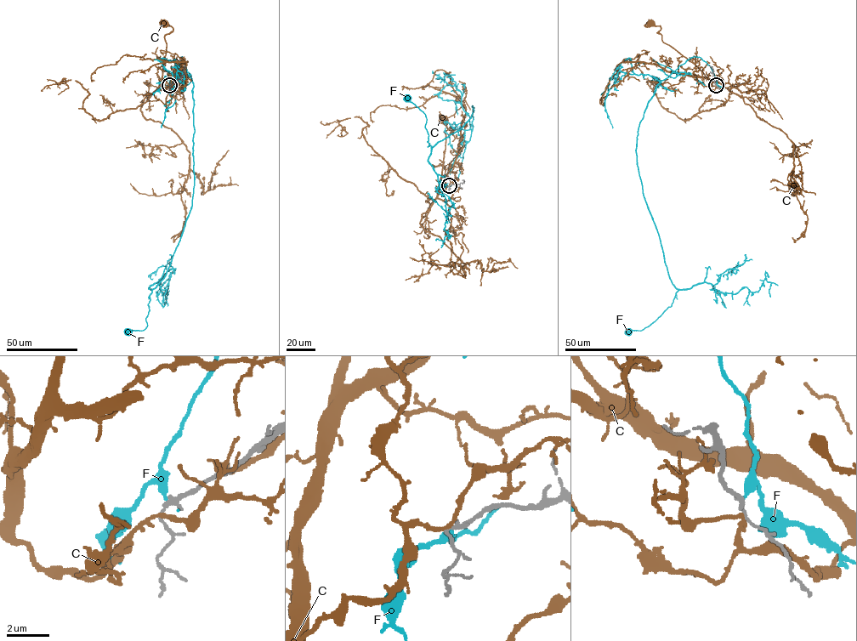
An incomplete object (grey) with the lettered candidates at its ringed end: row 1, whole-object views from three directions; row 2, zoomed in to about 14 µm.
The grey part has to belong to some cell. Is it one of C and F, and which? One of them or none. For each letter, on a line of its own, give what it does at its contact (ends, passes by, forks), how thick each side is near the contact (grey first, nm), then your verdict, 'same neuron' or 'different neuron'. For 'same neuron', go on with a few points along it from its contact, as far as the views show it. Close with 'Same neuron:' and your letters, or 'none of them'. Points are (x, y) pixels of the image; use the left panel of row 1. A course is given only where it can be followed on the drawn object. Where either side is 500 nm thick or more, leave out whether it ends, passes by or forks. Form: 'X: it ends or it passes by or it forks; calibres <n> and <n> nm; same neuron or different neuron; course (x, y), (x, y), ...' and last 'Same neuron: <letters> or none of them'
C: it passes by; calibres 160 and 170 nm; different neuron
F: it ends; calibres 200 and 300 nm; different neuron
Same neuron: none of them

